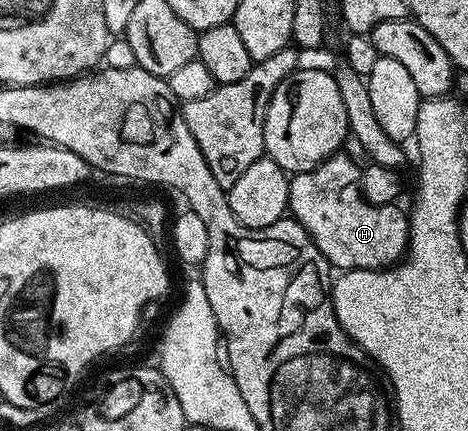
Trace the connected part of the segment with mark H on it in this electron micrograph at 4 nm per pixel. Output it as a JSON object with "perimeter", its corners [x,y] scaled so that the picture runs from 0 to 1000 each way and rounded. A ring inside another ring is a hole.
{"perimeter":[[[735,357],[705,362],[669,394],[632,399],[620,411],[618,492],[639,522],[665,548],[665,559],[677,571],[682,587],[697,599],[701,613],[716,626],[797,626],[799,622],[833,622],[853,610],[870,578],[874,552],[874,501],[868,490],[850,483],[850,471],[793,473],[776,455],[769,427],[771,390]]]}

